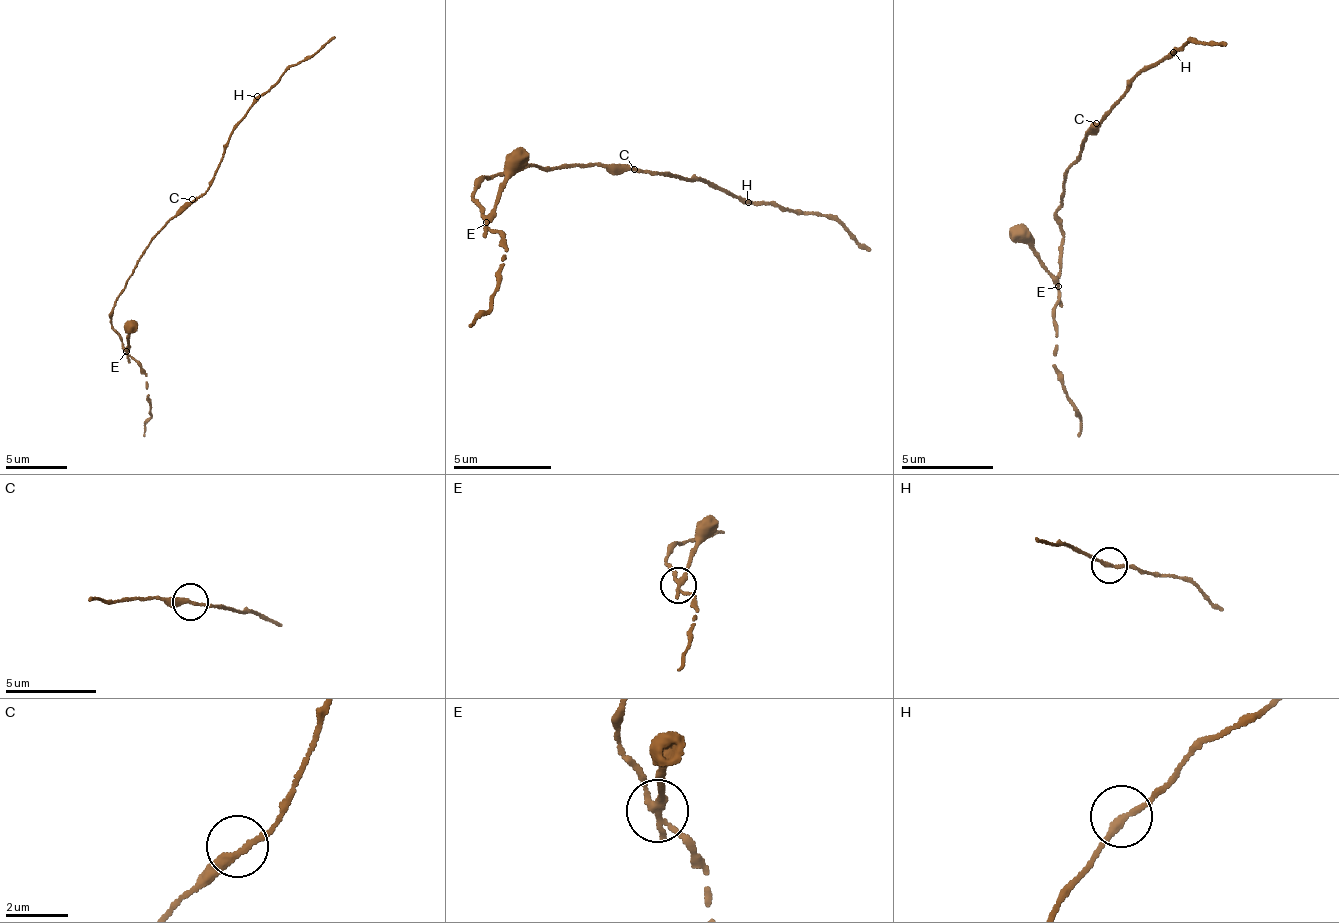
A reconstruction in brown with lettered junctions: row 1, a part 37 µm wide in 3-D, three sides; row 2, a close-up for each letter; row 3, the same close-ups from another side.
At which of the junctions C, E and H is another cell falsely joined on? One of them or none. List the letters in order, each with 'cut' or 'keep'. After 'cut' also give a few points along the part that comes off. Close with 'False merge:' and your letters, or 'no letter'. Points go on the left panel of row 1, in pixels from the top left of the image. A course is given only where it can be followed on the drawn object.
C: keep
E: cut; course (126, 352), (131, 323)
H: keep
False merge: E

